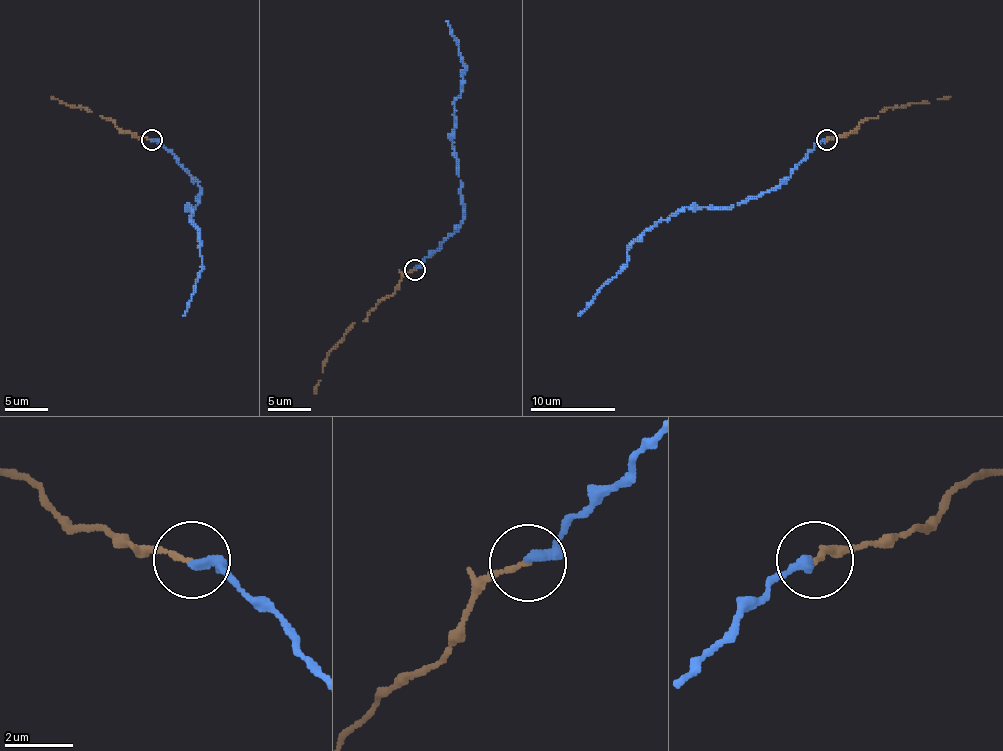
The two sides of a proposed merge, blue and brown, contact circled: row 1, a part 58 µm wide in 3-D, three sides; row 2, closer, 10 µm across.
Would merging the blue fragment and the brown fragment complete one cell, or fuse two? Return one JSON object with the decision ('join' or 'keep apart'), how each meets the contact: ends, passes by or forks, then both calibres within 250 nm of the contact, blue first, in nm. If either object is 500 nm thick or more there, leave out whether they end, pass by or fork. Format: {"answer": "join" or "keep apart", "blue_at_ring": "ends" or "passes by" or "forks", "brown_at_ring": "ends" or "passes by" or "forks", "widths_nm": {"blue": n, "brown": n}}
{"answer": "join", "blue_at_ring": "ends", "brown_at_ring": "ends", "widths_nm": {"blue": 300, "brown": 130}}

